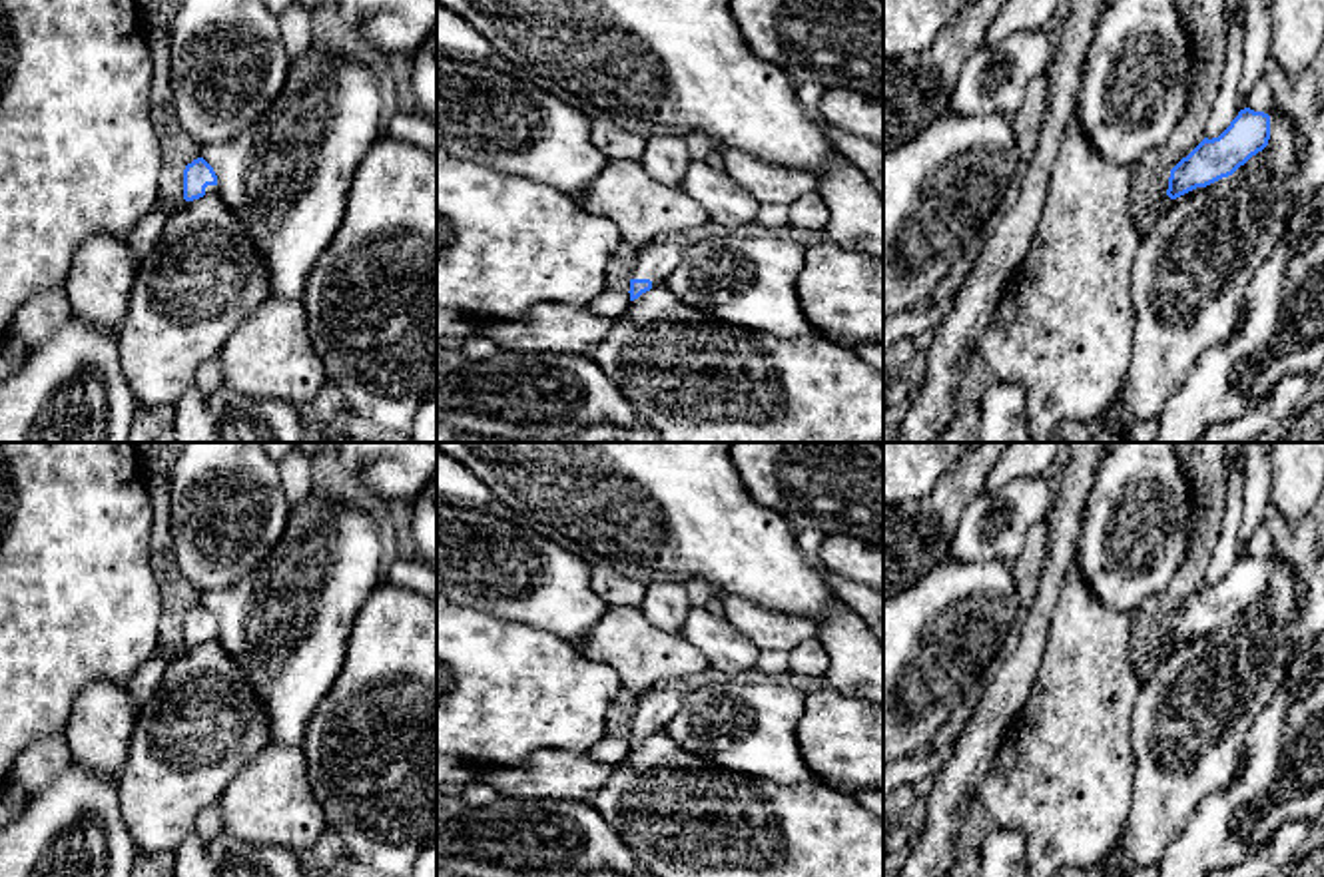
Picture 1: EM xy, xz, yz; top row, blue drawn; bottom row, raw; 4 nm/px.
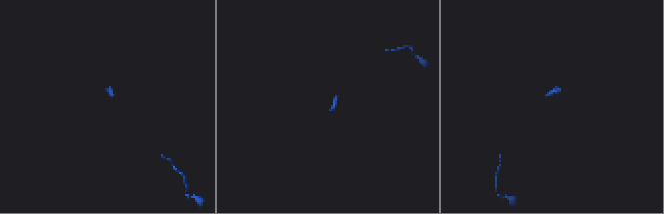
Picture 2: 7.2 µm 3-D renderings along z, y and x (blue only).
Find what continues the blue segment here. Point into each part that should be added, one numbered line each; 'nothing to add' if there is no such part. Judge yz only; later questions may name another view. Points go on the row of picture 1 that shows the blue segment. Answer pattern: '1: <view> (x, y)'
nothing to add

